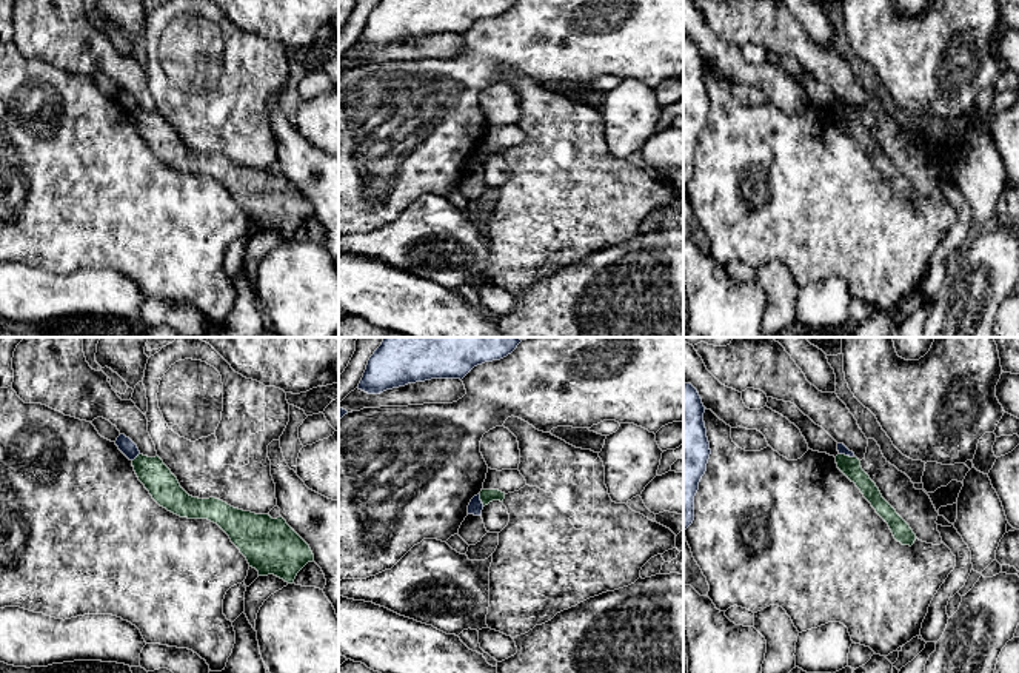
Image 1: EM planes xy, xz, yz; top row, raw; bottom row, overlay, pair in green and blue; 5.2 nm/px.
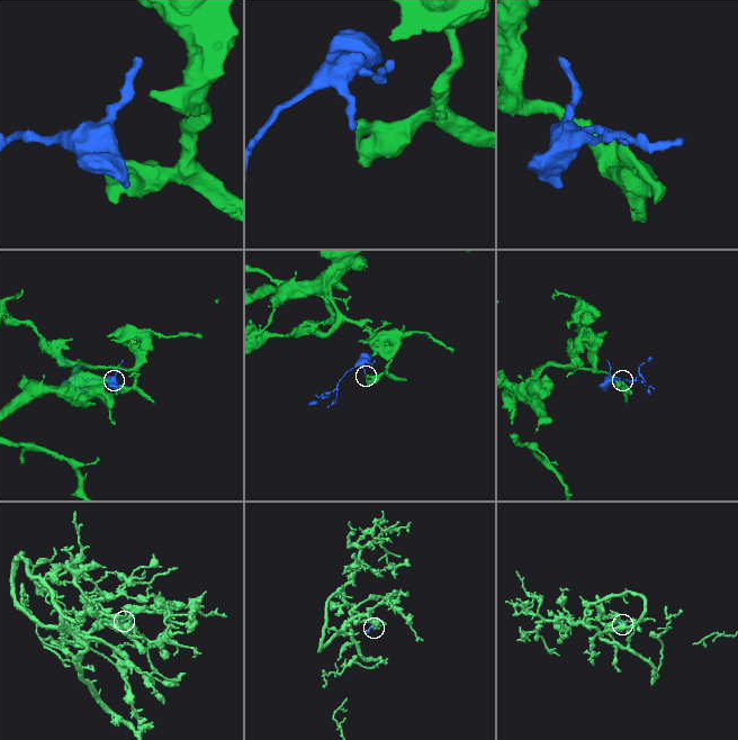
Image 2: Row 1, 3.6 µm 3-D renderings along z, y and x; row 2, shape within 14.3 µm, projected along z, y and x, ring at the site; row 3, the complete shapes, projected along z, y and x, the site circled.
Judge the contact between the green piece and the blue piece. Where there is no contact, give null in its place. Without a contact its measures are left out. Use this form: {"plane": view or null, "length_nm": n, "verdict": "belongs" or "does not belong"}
{"plane": "xz", "length_nm": 70, "verdict": "does not belong"}

